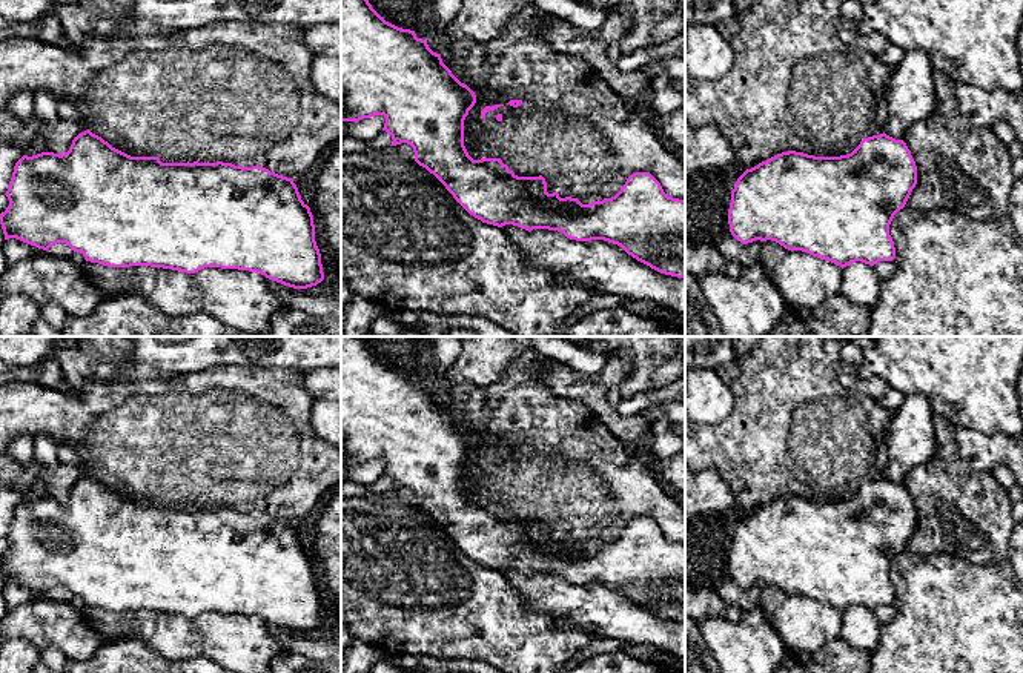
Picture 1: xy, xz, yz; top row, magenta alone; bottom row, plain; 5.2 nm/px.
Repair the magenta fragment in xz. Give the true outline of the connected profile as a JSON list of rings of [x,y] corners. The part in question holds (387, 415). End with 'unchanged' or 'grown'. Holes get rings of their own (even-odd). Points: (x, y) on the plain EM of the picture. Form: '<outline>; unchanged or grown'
[[[341,336],[341,466],[382,459],[382,475],[392,481],[392,490],[410,489],[415,506],[433,518],[453,542],[482,567],[498,572],[513,569],[525,575],[558,575],[576,585],[604,584],[621,590],[660,618],[685,624],[685,544],[668,541],[650,516],[634,516],[614,541],[582,549],[578,542],[548,538],[542,519],[518,521],[501,502],[473,504],[464,490],[464,464],[475,447],[475,436],[452,418],[441,399],[429,392],[427,384],[418,383],[415,375],[386,366],[363,336]]]; unchanged

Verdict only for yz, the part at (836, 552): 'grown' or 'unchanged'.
unchanged

